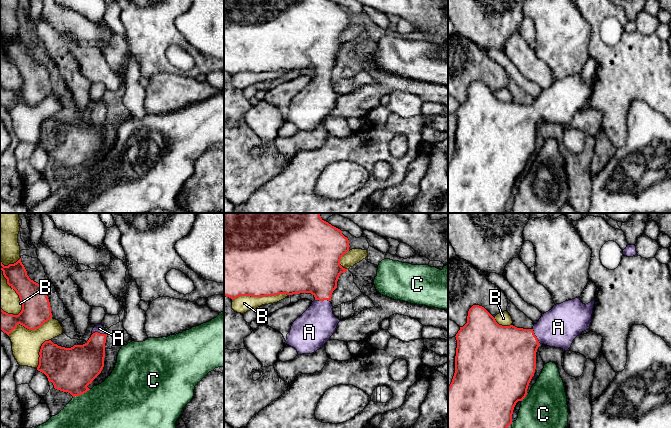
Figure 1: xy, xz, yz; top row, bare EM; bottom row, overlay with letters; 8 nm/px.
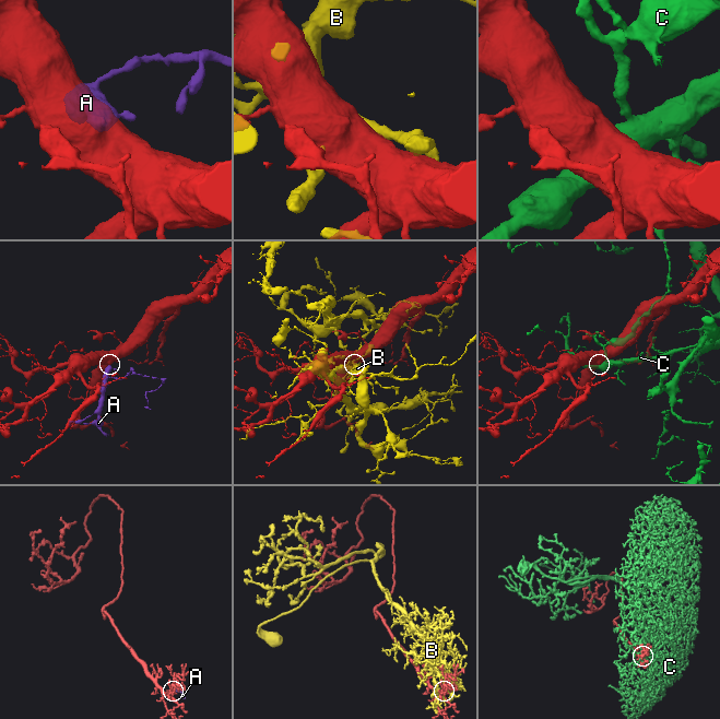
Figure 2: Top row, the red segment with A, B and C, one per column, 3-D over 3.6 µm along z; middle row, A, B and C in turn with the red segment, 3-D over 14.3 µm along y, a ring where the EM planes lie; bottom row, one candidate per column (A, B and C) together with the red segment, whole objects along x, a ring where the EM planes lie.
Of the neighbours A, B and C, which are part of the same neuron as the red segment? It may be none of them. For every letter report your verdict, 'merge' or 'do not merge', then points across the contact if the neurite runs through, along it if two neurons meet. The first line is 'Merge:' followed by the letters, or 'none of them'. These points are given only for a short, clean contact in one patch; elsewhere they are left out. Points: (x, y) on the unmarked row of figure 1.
Merge: A
A: merge | across xz (315, 46), (321, 57), (322, 76), (317, 100)
B: do not merge
C: do not merge

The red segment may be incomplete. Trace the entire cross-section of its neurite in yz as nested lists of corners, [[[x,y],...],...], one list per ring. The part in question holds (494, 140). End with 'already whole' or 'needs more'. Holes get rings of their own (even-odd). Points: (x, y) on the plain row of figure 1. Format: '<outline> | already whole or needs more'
[[[580,73],[565,77],[561,80],[556,80],[551,86],[542,90],[541,94],[534,100],[532,105],[517,104],[513,101],[499,101],[495,94],[484,83],[473,81],[468,87],[467,99],[463,103],[460,103],[460,106],[455,112],[457,116],[455,149],[448,163],[448,213],[503,213],[507,203],[512,200],[512,190],[516,179],[522,177],[527,171],[529,159],[536,145],[536,128],[539,121],[544,120],[567,127],[571,123],[574,115],[590,104],[594,80],[595,77],[593,76],[585,81],[581,78]]] | needs more

